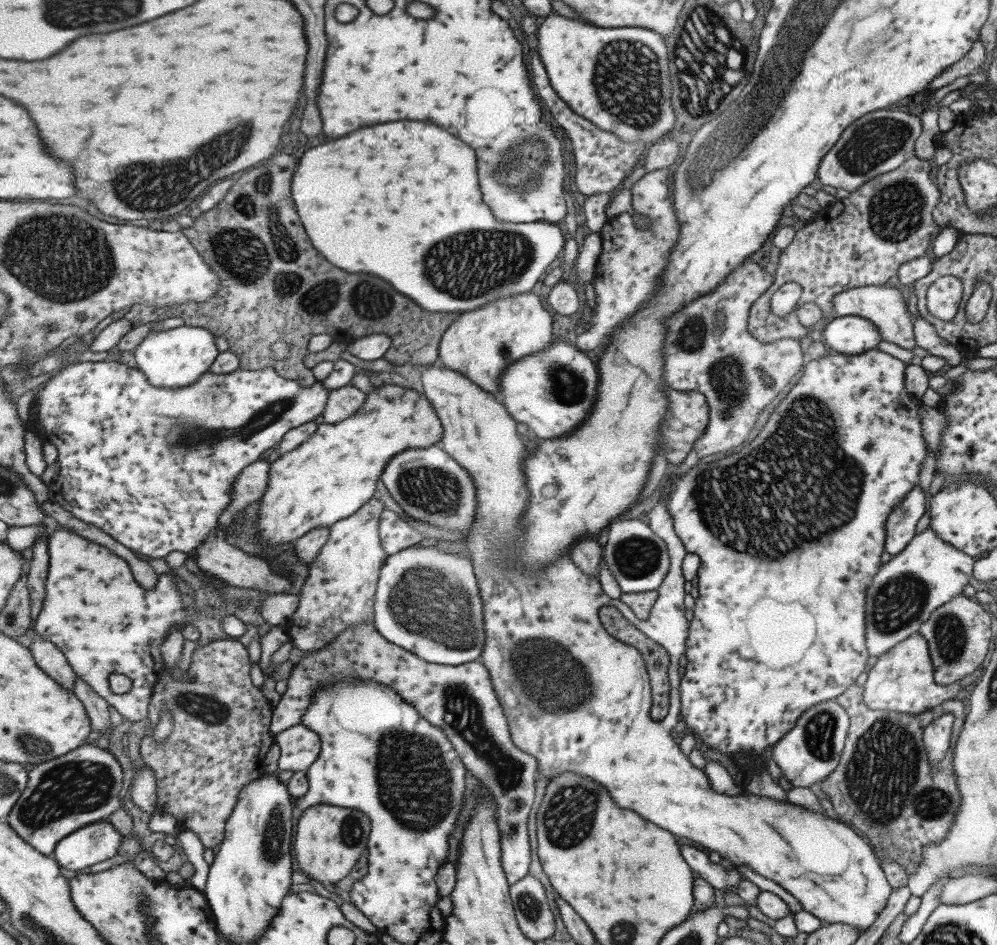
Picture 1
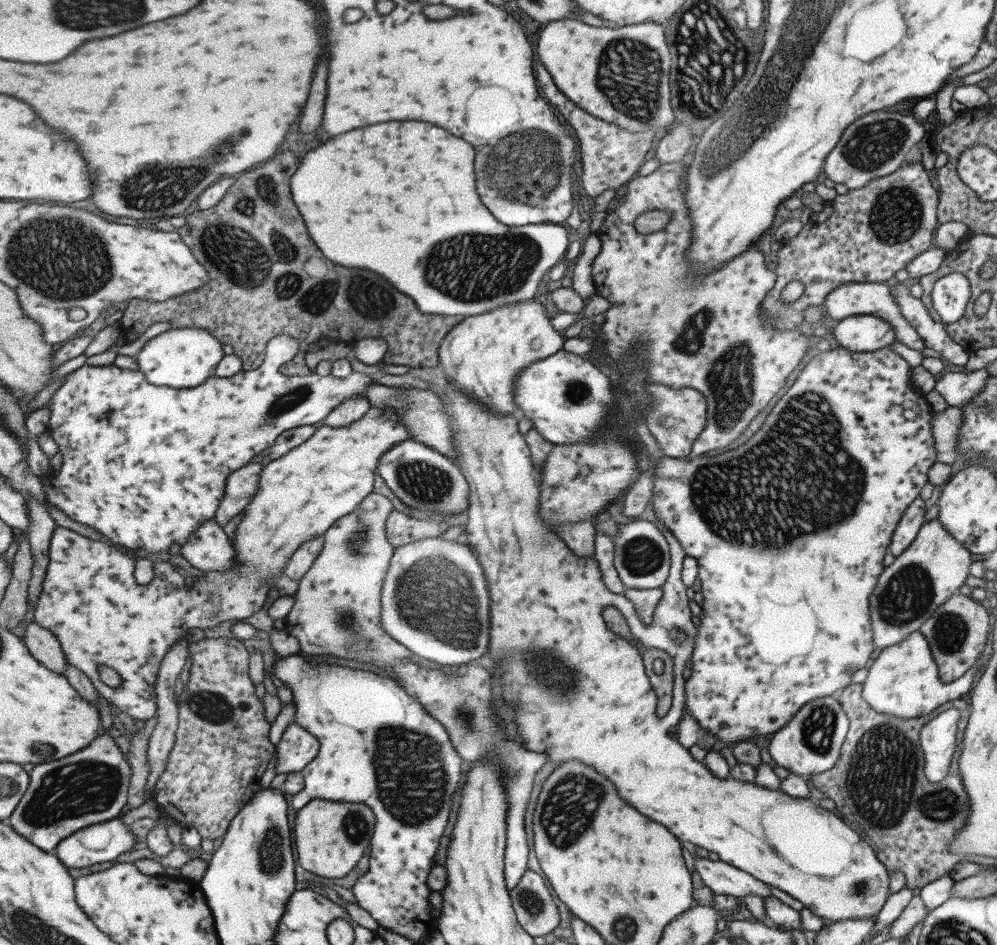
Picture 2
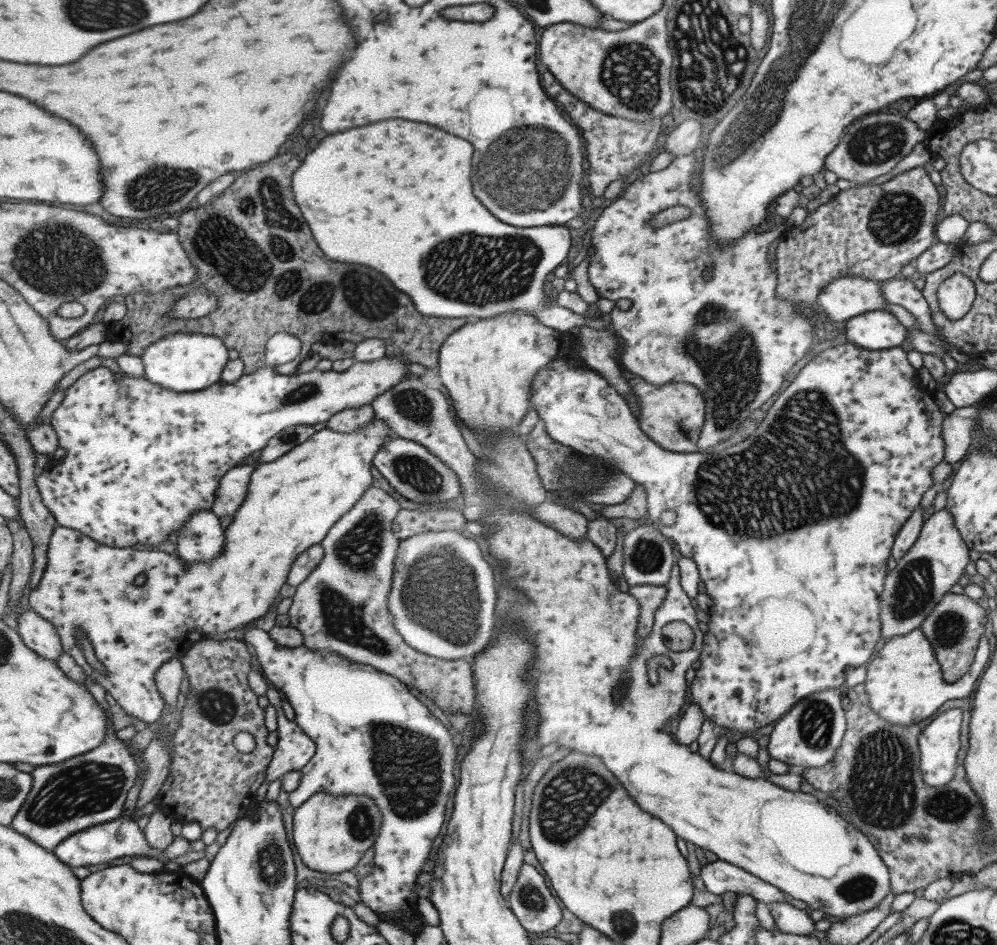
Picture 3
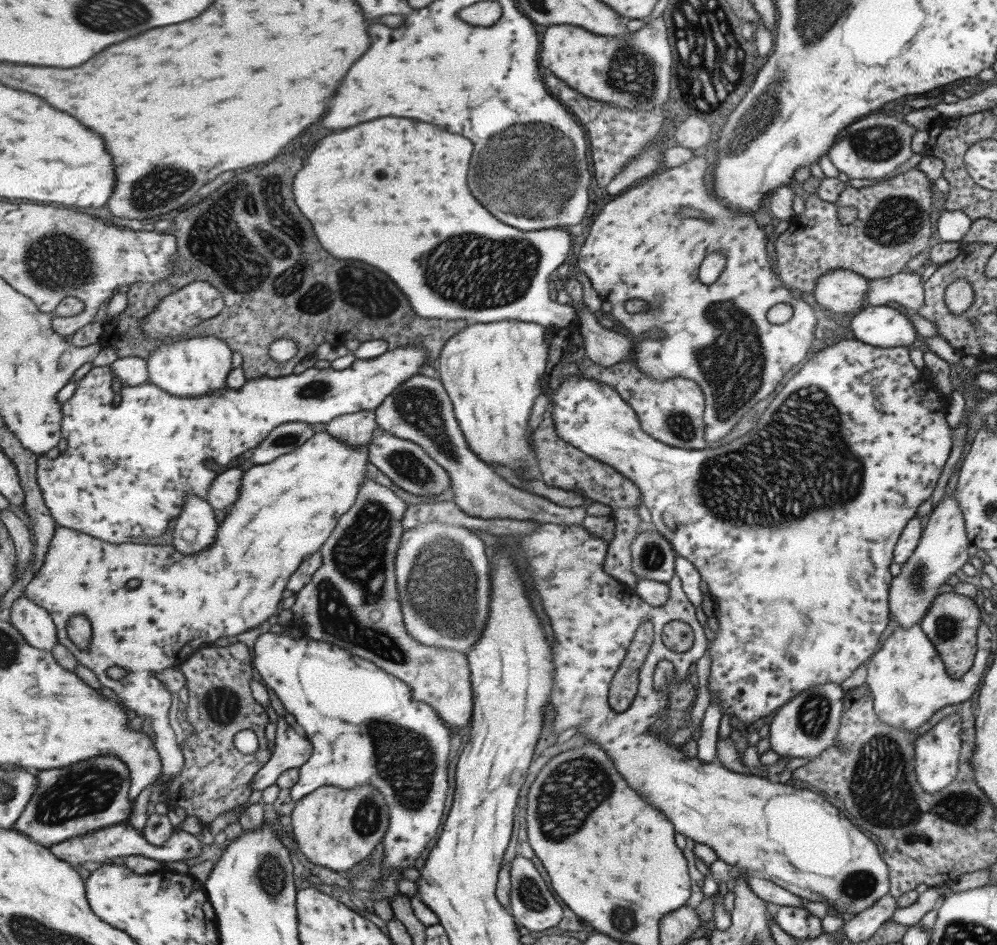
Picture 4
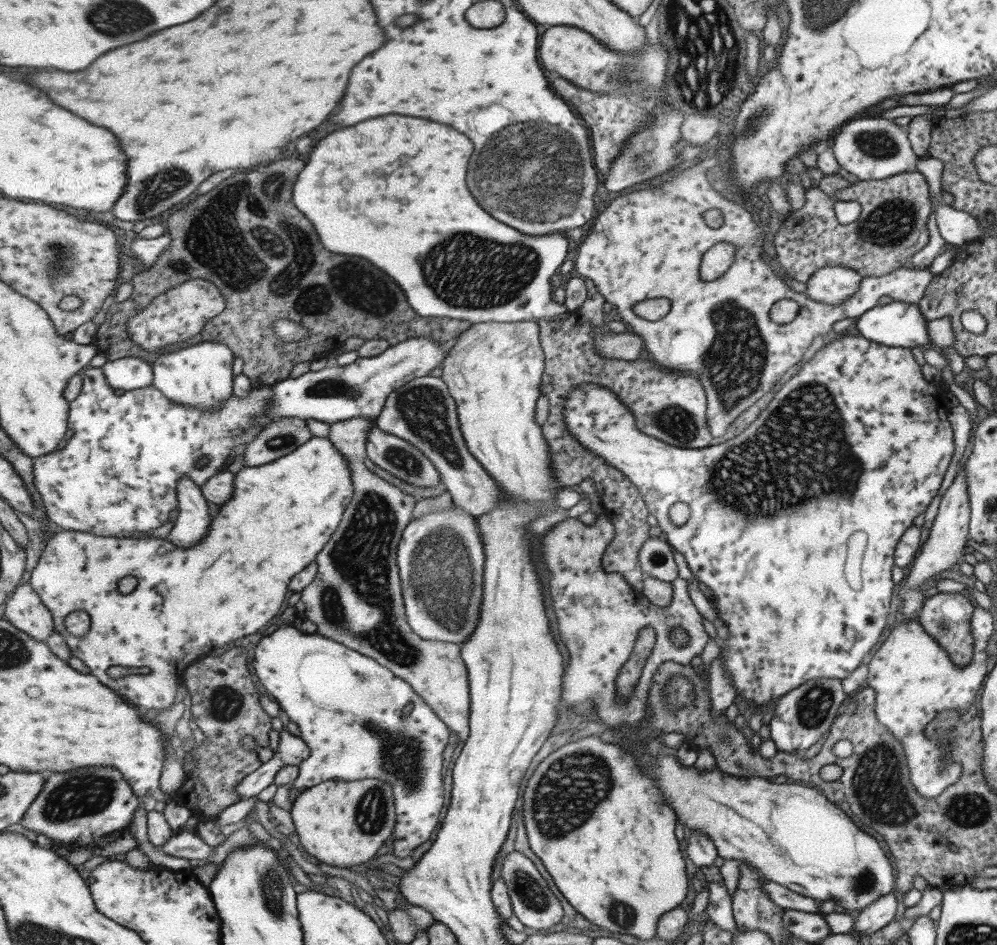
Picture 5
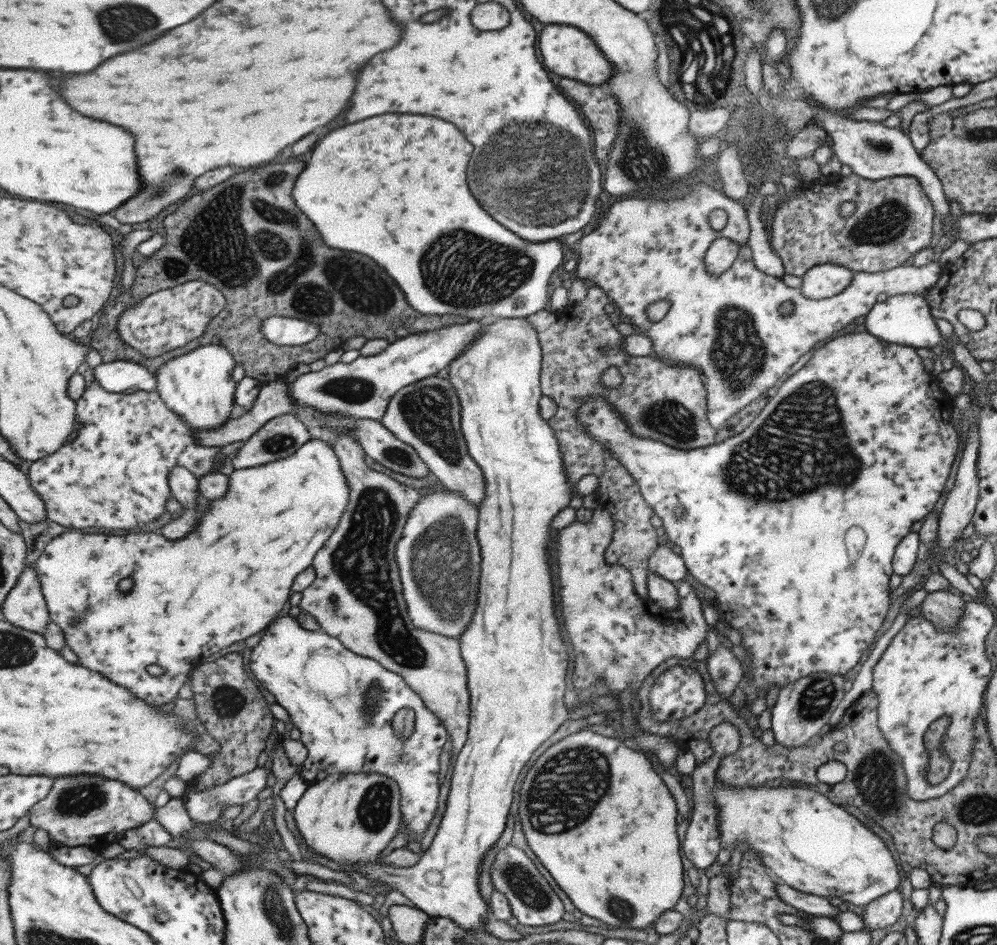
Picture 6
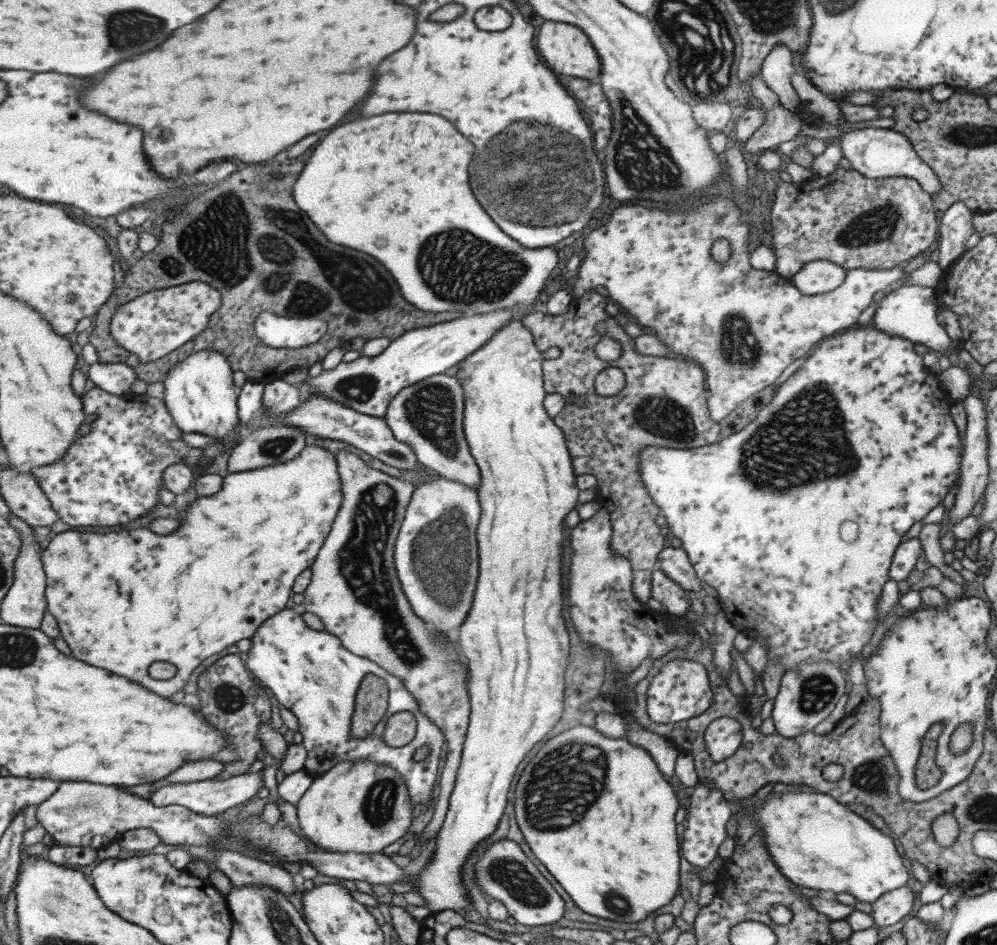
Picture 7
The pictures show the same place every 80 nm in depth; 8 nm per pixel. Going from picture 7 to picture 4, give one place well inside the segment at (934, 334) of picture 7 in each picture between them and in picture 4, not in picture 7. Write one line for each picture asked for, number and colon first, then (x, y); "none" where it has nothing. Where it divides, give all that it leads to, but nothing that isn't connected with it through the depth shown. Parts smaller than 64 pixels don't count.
4: (883, 327)
5: (897, 324)
6: (905, 319)

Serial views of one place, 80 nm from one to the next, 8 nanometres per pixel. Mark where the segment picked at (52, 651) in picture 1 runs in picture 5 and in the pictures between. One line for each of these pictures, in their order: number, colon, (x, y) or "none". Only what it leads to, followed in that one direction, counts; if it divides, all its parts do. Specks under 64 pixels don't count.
2: (45, 647)
3: (40, 634)
4: (38, 626)
5: (25, 609)

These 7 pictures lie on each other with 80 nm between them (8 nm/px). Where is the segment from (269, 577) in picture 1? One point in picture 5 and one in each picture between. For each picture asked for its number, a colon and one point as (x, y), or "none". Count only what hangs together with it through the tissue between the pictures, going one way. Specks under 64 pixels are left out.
2: (210, 550)
3: (201, 539)
4: (196, 529)
5: (193, 522)

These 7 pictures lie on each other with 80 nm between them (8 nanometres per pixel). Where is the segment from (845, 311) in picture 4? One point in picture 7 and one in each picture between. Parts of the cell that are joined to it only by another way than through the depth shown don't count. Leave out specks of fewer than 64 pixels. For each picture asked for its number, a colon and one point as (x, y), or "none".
5: (831, 284)
6: (826, 280)
7: (818, 276)

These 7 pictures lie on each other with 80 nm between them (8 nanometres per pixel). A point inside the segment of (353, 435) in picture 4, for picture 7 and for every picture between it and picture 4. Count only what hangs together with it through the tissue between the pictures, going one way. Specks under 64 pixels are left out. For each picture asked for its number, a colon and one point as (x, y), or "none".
5: (355, 598)
6: (357, 597)
7: (355, 590)

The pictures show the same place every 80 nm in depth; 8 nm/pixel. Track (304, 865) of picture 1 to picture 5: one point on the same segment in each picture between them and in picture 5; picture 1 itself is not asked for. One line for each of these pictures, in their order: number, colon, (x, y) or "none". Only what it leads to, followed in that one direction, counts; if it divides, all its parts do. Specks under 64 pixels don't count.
2: (331, 837)
3: (332, 833)
4: (335, 828)
5: (342, 824)

